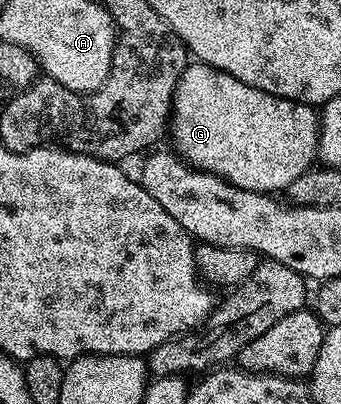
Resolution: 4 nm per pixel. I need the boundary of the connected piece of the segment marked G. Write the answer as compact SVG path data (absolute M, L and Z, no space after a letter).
M188 63L177 82L171 111L169 136L175 139L174 151L192 168L211 172L241 190L282 193L293 178L311 171L319 154L319 112L312 105L257 90L208 64Z

